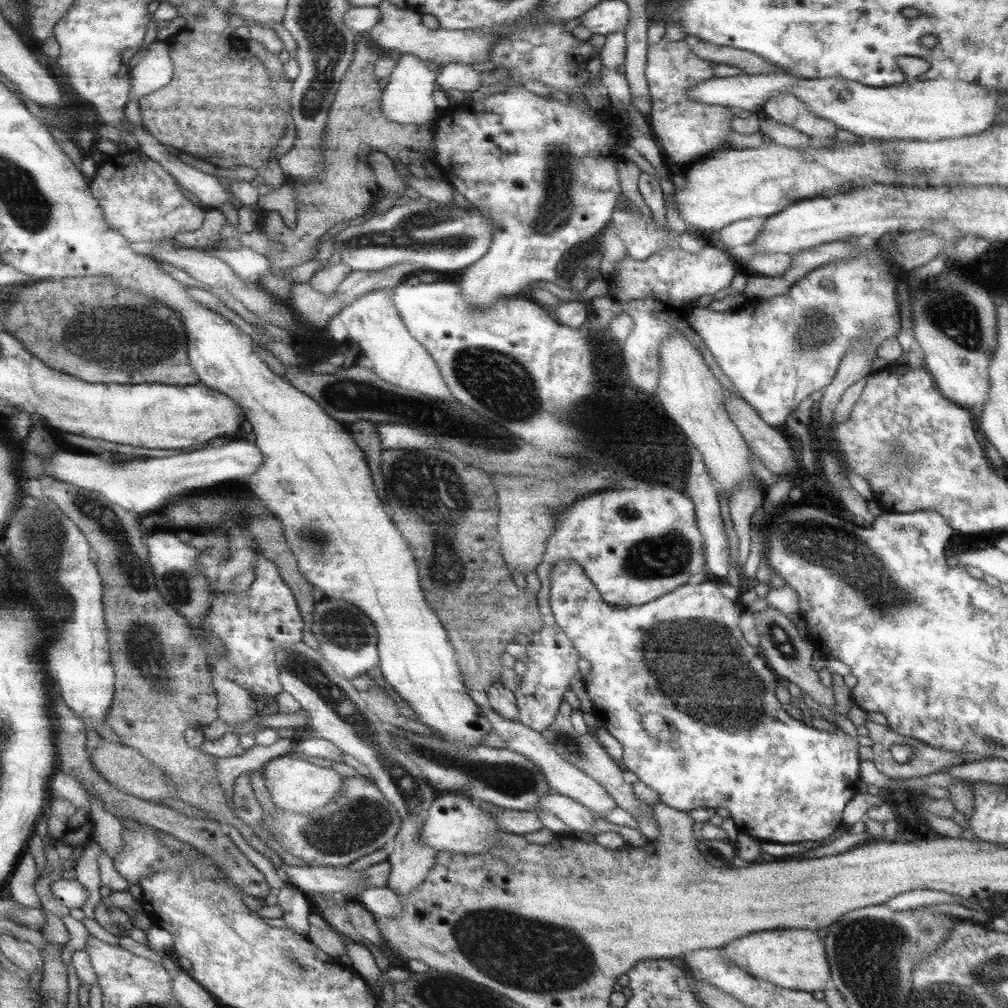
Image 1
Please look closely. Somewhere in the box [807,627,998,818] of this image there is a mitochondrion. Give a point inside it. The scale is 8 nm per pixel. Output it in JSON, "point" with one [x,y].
{"point":[924,720]}

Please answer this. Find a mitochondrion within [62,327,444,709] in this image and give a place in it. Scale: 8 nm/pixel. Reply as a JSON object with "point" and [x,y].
{"point":[99,515]}

